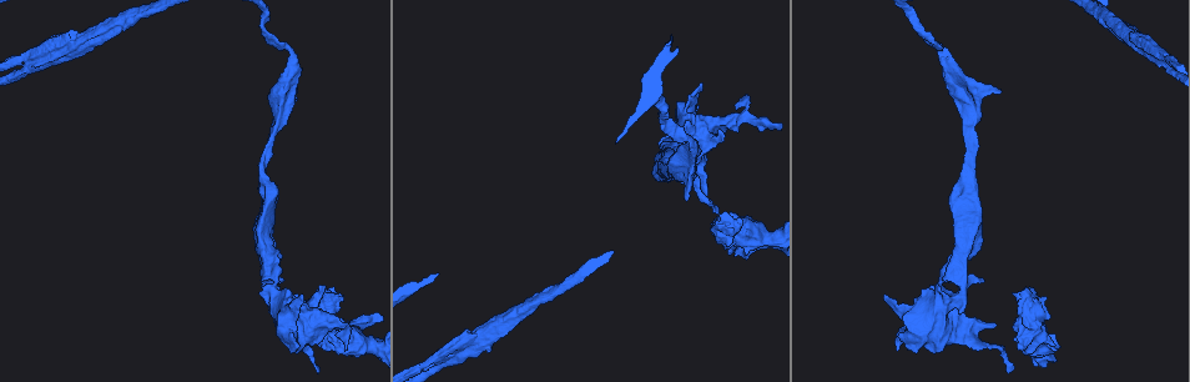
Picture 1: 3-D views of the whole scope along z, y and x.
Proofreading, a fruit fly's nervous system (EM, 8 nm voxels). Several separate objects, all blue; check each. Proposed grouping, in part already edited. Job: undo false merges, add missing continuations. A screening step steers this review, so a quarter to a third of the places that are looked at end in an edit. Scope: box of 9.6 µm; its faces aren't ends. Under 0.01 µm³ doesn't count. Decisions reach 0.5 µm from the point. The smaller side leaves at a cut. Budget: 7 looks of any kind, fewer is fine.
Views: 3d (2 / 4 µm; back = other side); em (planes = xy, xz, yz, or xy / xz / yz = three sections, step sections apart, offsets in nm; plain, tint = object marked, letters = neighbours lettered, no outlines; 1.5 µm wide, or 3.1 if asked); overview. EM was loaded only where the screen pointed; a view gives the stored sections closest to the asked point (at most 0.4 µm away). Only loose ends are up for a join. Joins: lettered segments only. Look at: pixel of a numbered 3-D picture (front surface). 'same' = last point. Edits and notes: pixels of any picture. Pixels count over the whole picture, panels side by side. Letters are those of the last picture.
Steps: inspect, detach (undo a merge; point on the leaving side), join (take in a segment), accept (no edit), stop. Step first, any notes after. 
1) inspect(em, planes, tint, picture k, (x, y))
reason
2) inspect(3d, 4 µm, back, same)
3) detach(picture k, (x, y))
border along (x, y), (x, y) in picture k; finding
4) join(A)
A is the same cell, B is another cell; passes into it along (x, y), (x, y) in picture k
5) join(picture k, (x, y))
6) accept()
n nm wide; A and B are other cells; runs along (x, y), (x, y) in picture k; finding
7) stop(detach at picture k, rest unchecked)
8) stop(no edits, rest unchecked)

inspect(3d, 2 µm, picture 1, (741, 220))
stops while still wide

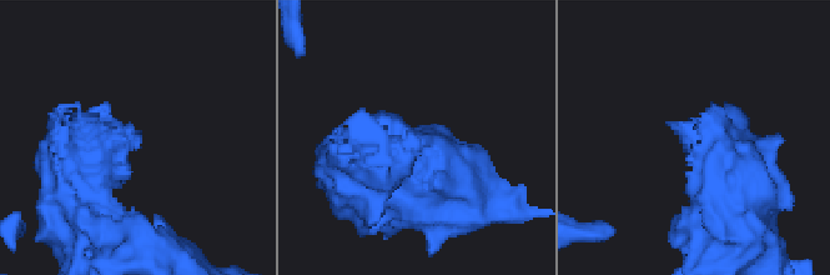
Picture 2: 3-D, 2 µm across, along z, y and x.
inspect(em, planes, letters, picture 2, (139, 148))
now the EM

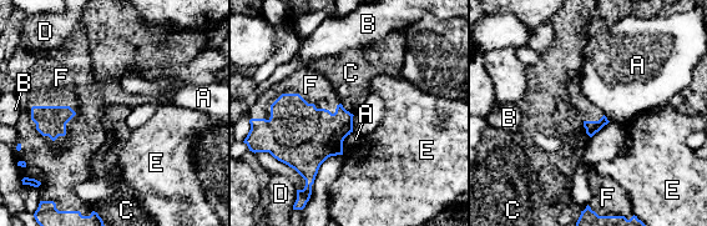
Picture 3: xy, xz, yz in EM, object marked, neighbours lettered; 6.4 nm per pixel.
join(F)
F is the same cell, A, B, C, D and E are other cells; passes into it along (50, 121), (48, 106), (61, 78) in picture 3; it goes on there

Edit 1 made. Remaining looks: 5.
inspect(overview)
see it whole again

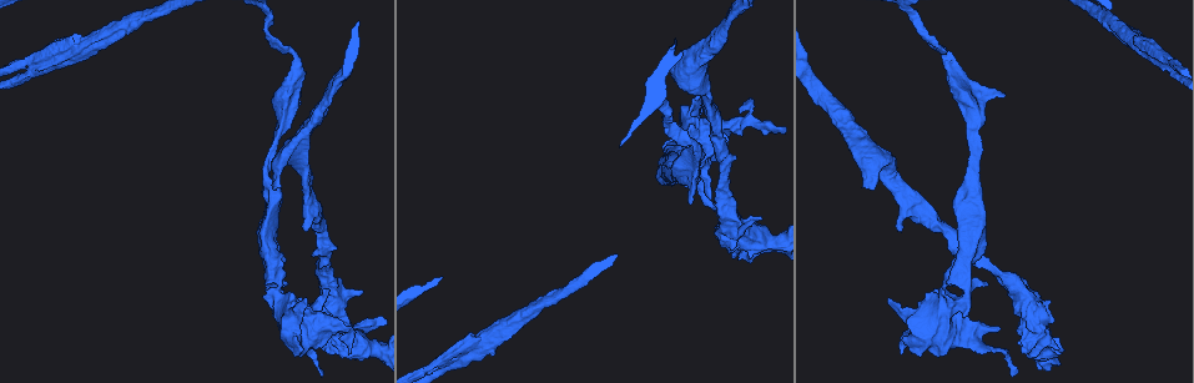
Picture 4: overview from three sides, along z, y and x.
inspect(em, planes, letters, picture 4, (445, 359))
three-way junction

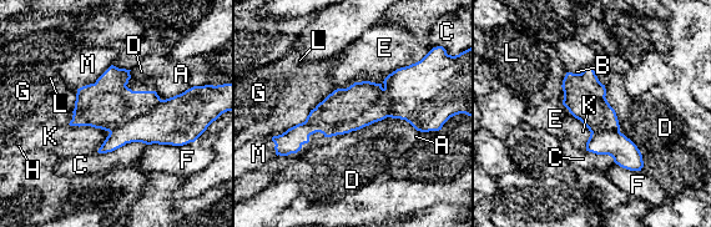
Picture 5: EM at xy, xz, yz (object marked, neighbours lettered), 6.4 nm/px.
detach(picture 5, (107, 104))
A, B, C, D, E, F, G, H, K, L and M are other cells; border along (161, 100), (110, 132) in picture 5; a second cell is stuck on

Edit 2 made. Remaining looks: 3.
stop(join at picture 3, detach at picture 5, rest unchecked)

